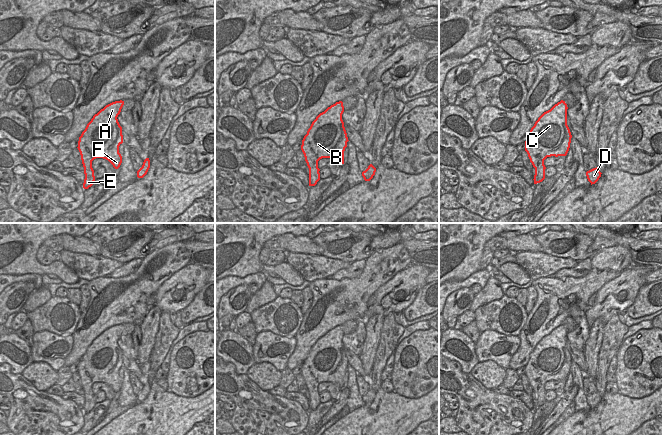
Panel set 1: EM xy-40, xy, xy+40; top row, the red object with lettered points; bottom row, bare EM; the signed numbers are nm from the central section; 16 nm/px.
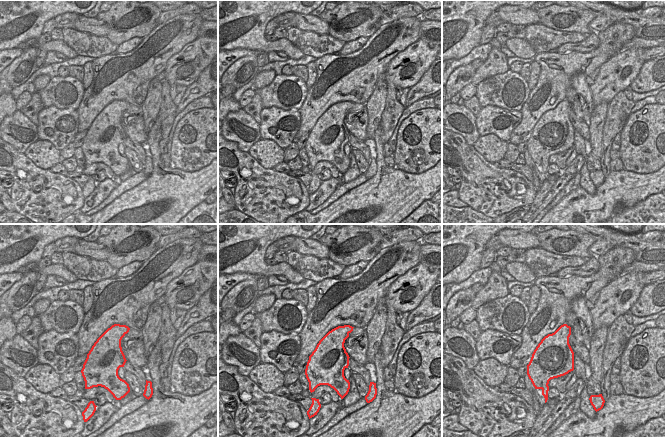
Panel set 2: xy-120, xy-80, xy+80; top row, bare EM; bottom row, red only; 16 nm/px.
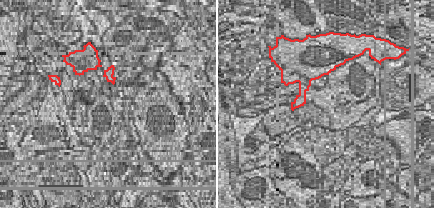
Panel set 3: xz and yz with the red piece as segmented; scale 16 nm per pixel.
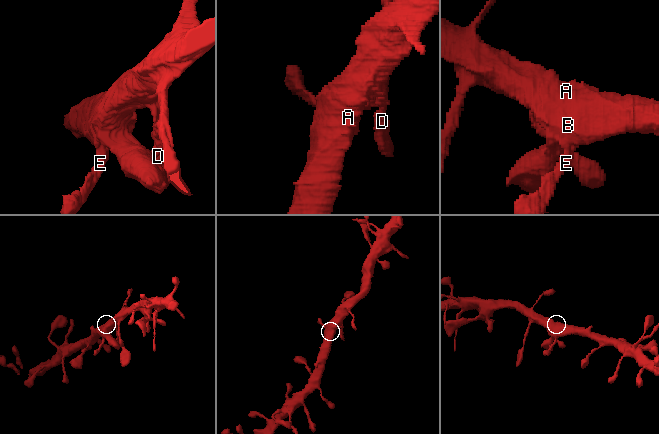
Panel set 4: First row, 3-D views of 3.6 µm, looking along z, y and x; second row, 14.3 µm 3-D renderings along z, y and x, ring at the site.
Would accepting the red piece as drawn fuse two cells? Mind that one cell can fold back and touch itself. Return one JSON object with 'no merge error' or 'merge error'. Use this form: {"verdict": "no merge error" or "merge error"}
{"verdict": "no merge error"}

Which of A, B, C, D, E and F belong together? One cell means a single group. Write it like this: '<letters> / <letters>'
A B C D E F

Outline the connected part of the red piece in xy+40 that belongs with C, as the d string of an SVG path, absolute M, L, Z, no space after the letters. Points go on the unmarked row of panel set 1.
M561 324L550 334L544 336L530 354L528 363L525 365L525 375L530 386L535 392L534 408L540 407L545 403L544 384L551 380L566 380L571 367L571 356L567 349L567 328Z

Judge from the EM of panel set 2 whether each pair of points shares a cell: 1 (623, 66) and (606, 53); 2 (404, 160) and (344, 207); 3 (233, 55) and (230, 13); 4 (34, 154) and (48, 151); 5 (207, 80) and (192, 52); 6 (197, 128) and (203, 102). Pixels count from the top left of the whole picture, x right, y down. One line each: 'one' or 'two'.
1: two
2: two
3: two
4: one
5: two
6: two

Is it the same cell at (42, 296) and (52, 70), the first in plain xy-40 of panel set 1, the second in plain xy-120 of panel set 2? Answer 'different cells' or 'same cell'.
different cells

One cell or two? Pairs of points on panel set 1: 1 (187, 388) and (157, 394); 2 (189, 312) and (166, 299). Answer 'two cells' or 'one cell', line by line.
1: two cells
2: two cells

